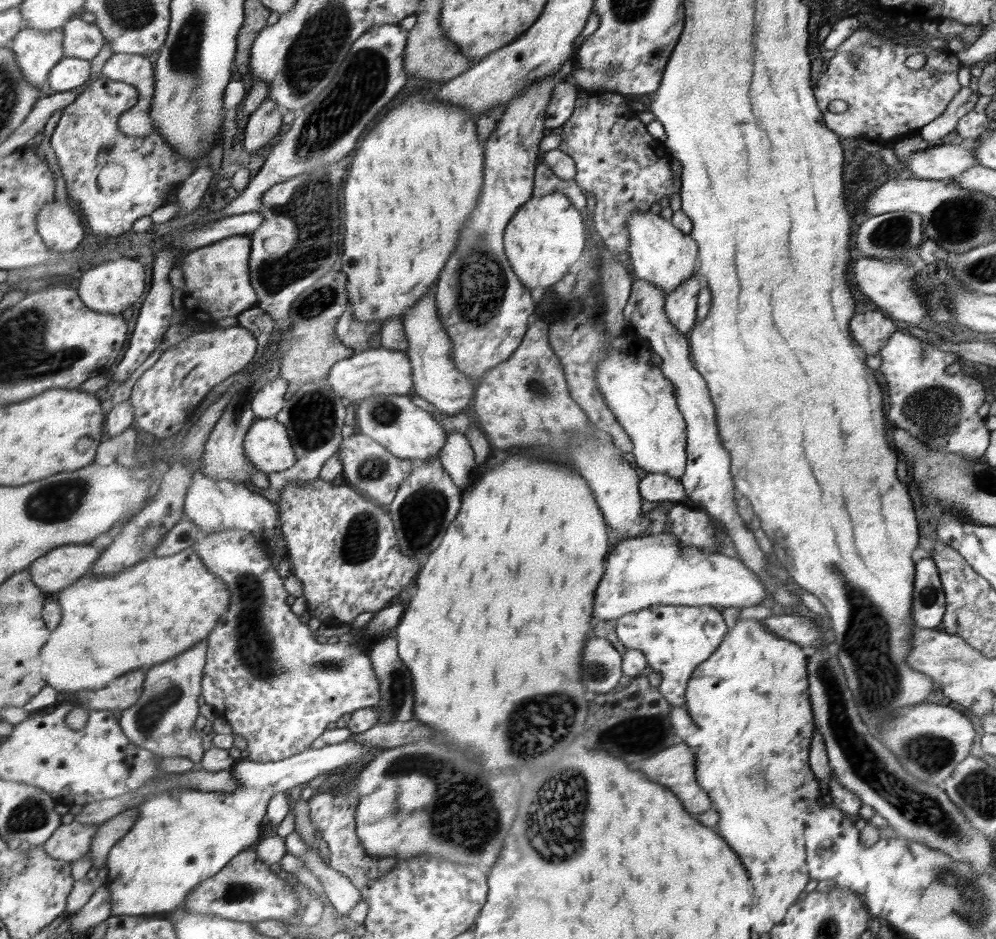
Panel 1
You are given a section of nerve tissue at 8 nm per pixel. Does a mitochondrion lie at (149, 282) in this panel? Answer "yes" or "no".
no

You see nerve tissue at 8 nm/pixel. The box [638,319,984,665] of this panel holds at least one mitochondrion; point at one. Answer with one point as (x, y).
(932, 412)

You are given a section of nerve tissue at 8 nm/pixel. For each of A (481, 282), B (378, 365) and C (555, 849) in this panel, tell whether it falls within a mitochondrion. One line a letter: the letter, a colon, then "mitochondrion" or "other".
A: mitochondrion
B: other
C: mitochondrion

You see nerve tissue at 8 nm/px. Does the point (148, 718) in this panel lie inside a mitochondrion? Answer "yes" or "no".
yes

